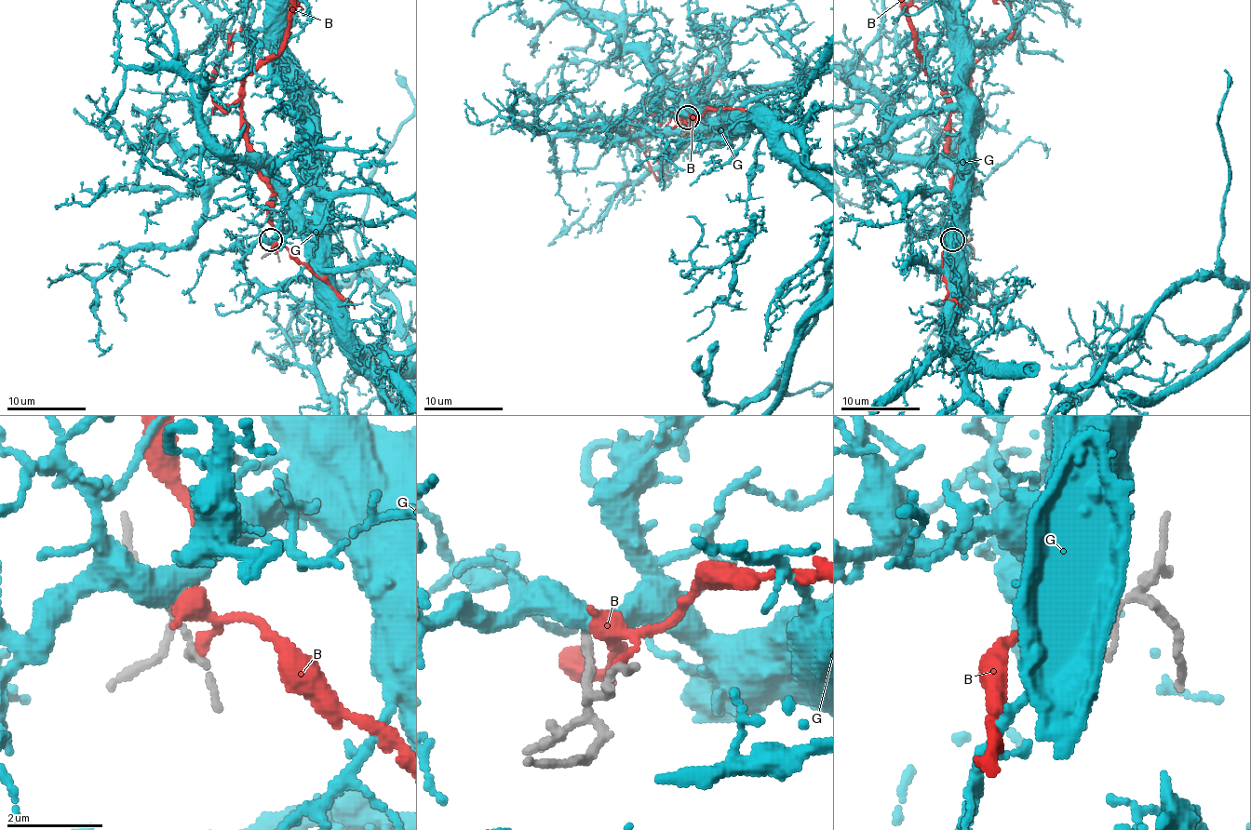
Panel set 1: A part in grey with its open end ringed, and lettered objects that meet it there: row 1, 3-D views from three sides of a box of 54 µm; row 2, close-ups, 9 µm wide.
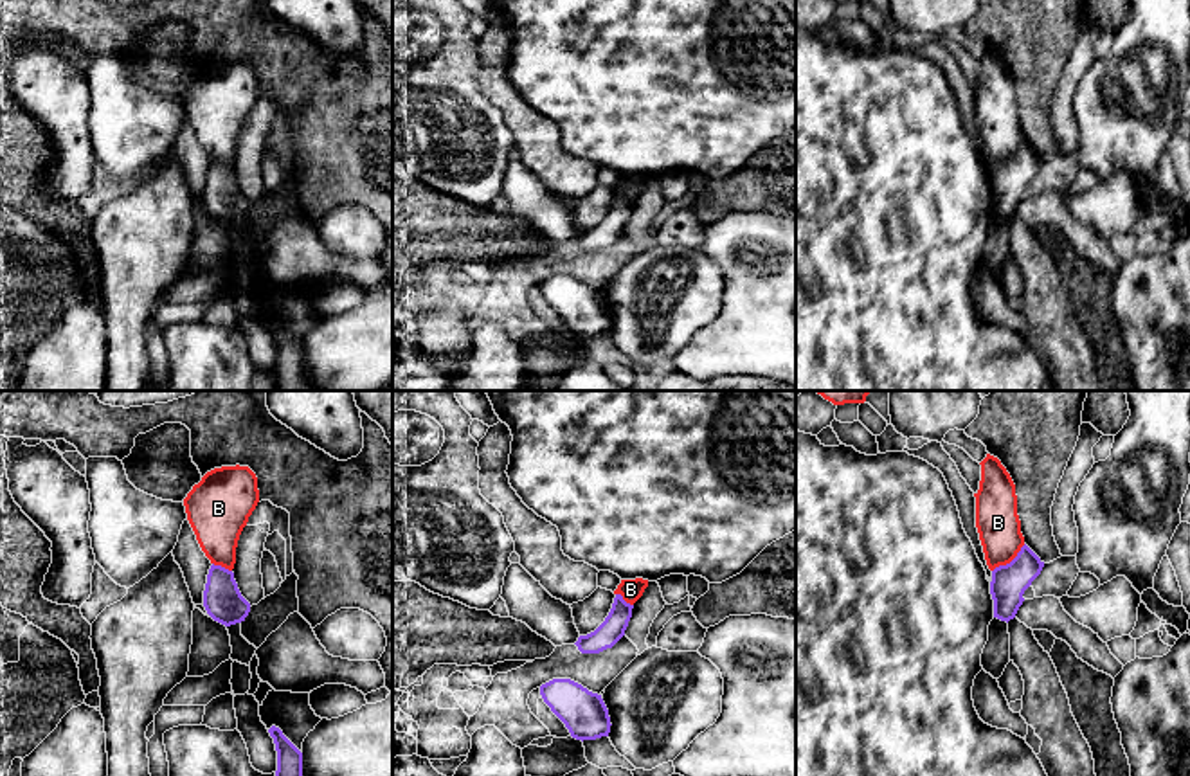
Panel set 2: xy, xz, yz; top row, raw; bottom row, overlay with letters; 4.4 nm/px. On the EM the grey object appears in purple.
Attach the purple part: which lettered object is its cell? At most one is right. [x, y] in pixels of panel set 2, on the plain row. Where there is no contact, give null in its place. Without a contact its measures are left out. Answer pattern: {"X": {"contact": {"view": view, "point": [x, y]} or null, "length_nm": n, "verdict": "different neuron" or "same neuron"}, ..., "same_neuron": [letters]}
{"B": {"contact": {"view": "yz", "point": [1010, 159]}, "length_nm": 200, "verdict": "different neuron"}, "G": {"contact": null, "verdict": "same neuron"}, "same_neuron": ["G"]}

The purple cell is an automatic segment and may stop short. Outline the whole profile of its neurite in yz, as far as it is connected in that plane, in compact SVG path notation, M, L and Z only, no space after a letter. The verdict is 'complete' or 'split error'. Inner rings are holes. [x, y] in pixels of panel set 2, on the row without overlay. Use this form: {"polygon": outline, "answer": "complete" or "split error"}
{"polygon": "M1024 140L1010 160L992 167L994 214L1006 220L1015 214L1024 198L1024 187L1041 171L1042 164L1044 158Z", "answer": "complete"}

